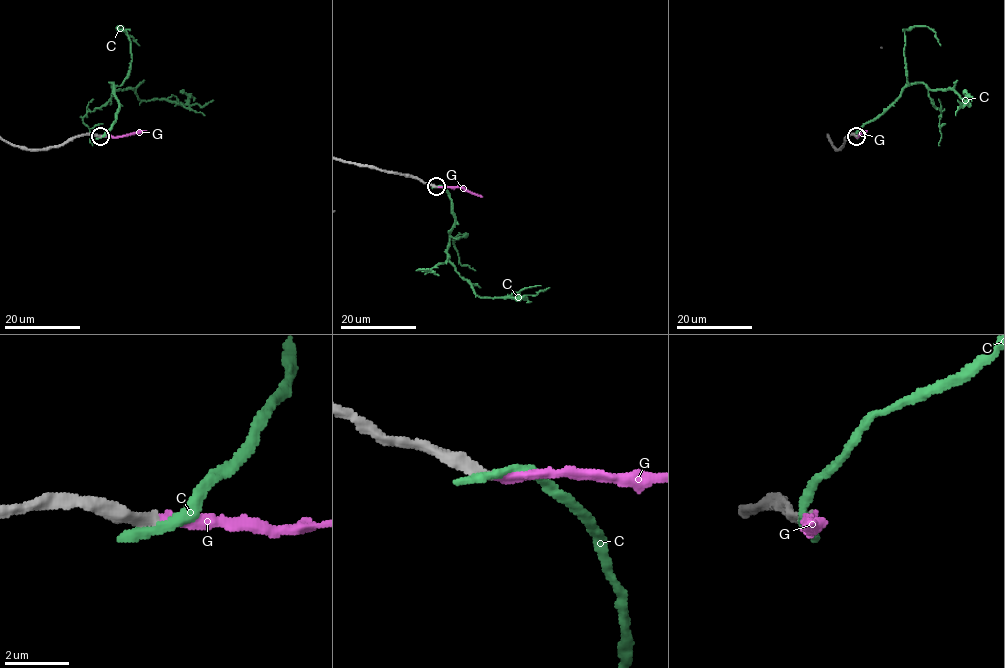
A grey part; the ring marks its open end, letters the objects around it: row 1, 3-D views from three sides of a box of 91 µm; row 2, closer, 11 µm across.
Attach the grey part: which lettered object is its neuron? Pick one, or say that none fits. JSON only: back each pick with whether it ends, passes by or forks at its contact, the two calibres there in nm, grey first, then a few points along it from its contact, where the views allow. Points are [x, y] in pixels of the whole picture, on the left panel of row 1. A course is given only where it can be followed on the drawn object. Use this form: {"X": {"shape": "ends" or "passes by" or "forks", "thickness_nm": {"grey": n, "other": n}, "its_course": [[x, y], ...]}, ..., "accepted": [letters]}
{"G": {"shape": "ends", "thickness_nm": {"grey": 340, "other": 280}, "its_course": [[101, 136], [122, 137], [146, 130]]}, "accepted": ["G"]}

